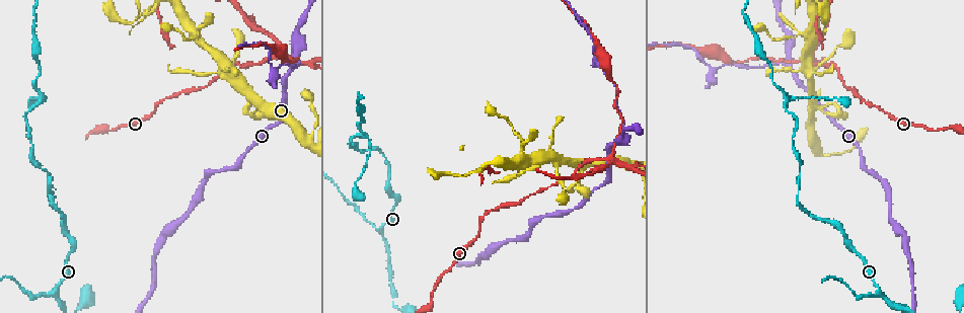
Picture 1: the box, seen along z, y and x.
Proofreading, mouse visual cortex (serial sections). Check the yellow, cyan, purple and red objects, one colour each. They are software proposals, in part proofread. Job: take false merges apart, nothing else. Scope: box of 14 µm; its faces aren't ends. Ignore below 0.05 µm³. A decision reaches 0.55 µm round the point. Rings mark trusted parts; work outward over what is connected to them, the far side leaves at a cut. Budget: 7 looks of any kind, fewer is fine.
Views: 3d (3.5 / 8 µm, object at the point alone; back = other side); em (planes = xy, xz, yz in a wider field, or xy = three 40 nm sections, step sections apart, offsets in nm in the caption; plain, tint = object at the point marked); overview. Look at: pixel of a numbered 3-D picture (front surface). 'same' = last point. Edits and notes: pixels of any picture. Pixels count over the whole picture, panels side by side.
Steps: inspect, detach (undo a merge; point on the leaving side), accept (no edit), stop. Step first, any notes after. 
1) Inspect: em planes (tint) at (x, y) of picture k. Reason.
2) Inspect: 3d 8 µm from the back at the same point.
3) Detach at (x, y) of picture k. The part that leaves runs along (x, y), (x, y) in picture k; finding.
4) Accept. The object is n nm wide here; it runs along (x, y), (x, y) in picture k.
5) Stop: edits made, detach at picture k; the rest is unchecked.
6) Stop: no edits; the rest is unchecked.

Inspect: 3d 3.5 µm at (609, 159) of picture 1. Sharp bend.

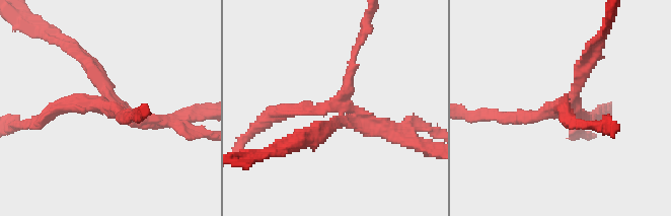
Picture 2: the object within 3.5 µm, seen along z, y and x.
Inspect: em planes (tint) at (558, 103) of picture 2. 4 arms meet here; the arms are 150, 200, 200, 200 nm wide.

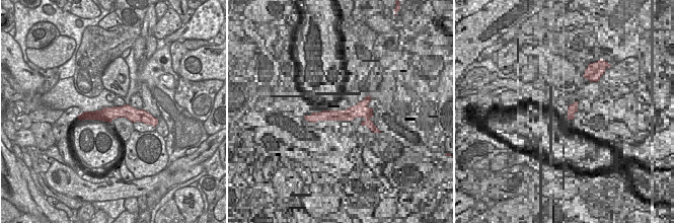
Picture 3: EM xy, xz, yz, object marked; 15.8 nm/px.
Detach at (94, 70) of picture 2. The part that leaves runs along (108, 98), (92, 67), (56, 33) in picture 2; two cells meet here.

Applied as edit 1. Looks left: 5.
Inspect: overview. See it whole again.

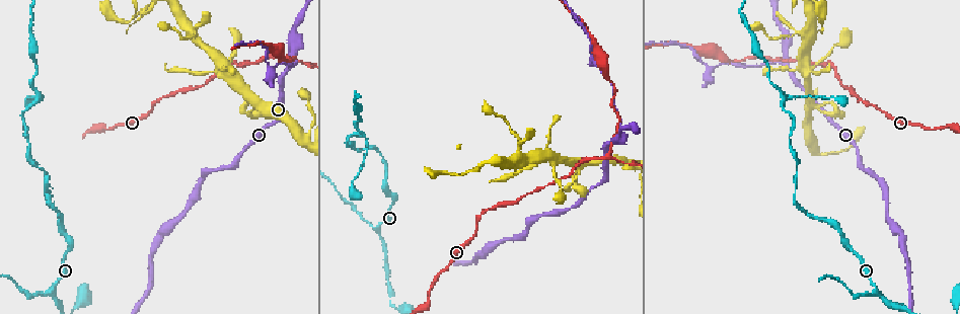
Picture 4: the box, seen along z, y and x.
Inspect: 3d 3.5 µm at (782, 102) of picture 4. Three arms meet.

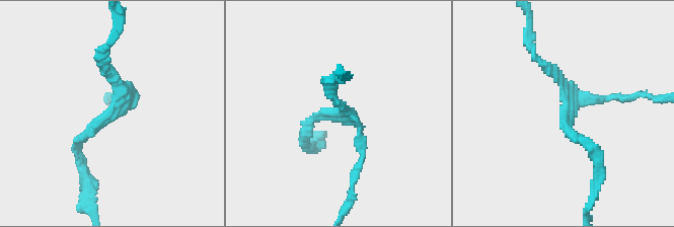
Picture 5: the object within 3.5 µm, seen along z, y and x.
Inspect: em planes (tint) at (567, 114) of picture 5. 3 arms meet here; the arms are 150, 150, 200 nm wide.

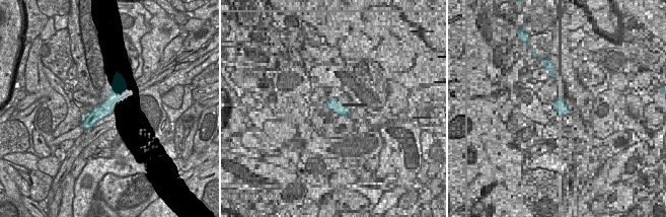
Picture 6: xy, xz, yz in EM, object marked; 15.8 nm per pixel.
Accept. It runs along (599, 154), (569, 133), (563, 83), (542, 64) in picture 5; one cell here.

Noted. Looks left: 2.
Stop: edits made, detach at picture 2; the rest is unchecked.

